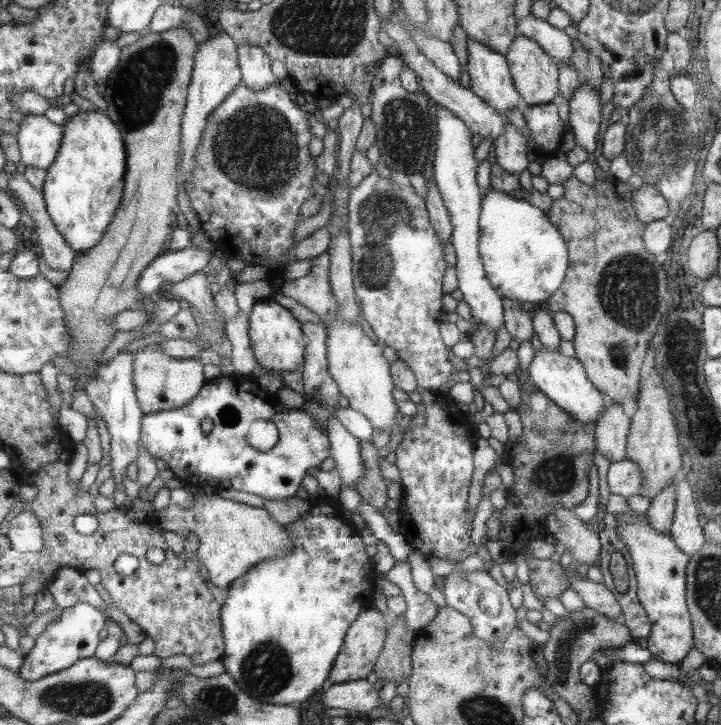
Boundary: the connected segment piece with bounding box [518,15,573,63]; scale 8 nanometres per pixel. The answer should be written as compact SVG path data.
M532 15L518 22L520 22L518 30L521 30L521 35L534 39L545 49L546 54L553 55L558 62L569 61L573 56L573 41L564 30Z

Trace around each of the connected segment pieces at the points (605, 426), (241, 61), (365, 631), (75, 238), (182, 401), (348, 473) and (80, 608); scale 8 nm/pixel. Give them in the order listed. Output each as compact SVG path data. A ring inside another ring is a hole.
M606 401L606 410L594 425L597 450L610 462L626 459L625 450L631 426L631 419L626 416L620 403Z
M238 43L238 64L241 68L242 84L255 91L269 88L278 82L270 70L269 54L260 46L252 43Z
M375 606L370 607L370 610L362 610L361 616L350 625L344 648L337 657L327 683L350 682L368 678L368 674L372 672L380 653L384 650L386 632L388 632L386 620Z
M96 108L70 117L65 124L65 140L61 154L49 168L49 175L44 187L47 205L56 221L60 232L68 239L74 250L82 252L94 248L108 230L123 198L125 174L128 170L126 148L122 135L124 133L107 114Z
M156 344L140 348L134 354L134 389L141 412L144 415L166 410L182 409L201 393L202 386L206 385L204 370L199 360L182 360L173 358L158 350Z
M337 417L330 418L328 423L328 436L332 443L331 457L340 471L342 486L356 489L356 484L363 477L359 440L348 432Z
M81 602L72 608L65 608L63 614L55 621L48 624L47 630L37 640L36 648L26 657L21 674L26 680L36 682L51 674L69 669L83 658L95 656L94 650L100 642L100 630L104 628L104 612L96 610L87 602Z

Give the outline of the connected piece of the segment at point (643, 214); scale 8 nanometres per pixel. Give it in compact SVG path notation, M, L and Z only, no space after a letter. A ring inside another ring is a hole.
M643 184L634 191L633 205L637 210L638 218L646 224L662 220L666 218L666 214L670 214L665 195L652 185Z

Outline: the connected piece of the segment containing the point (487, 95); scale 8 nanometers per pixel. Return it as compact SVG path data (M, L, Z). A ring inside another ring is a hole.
M470 39L467 40L467 49L469 89L504 116L509 108L522 108L522 98L514 86L505 55Z

